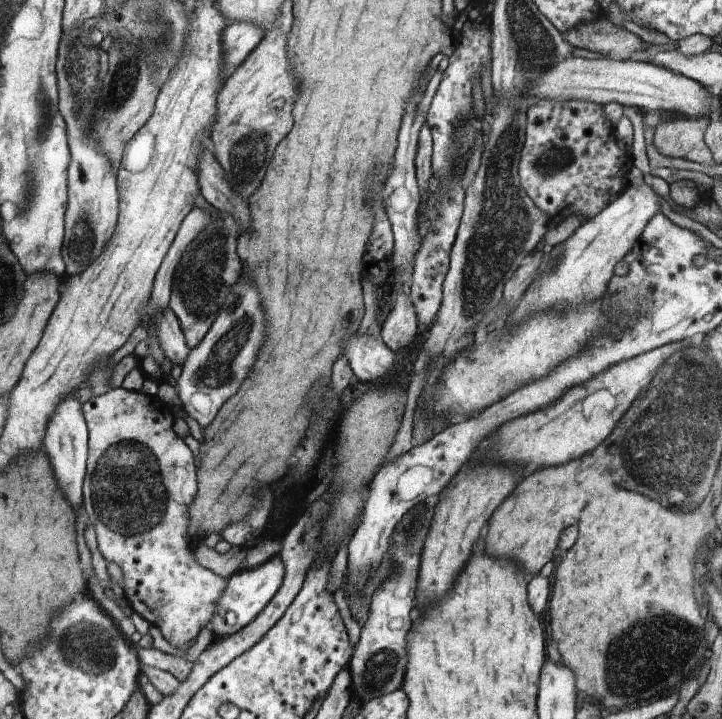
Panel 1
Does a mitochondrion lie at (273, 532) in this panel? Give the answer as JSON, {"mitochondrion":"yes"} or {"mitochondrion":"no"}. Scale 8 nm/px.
{"mitochondrion":"no"}

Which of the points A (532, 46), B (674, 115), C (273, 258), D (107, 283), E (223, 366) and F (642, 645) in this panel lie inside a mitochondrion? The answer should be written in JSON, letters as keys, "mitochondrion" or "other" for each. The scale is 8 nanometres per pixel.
{"A":"mitochondrion","B":"other","C":"other","D":"other","E":"mitochondrion","F":"mitochondrion"}

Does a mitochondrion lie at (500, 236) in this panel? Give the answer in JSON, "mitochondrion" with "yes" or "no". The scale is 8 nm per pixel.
{"mitochondrion":"yes"}

